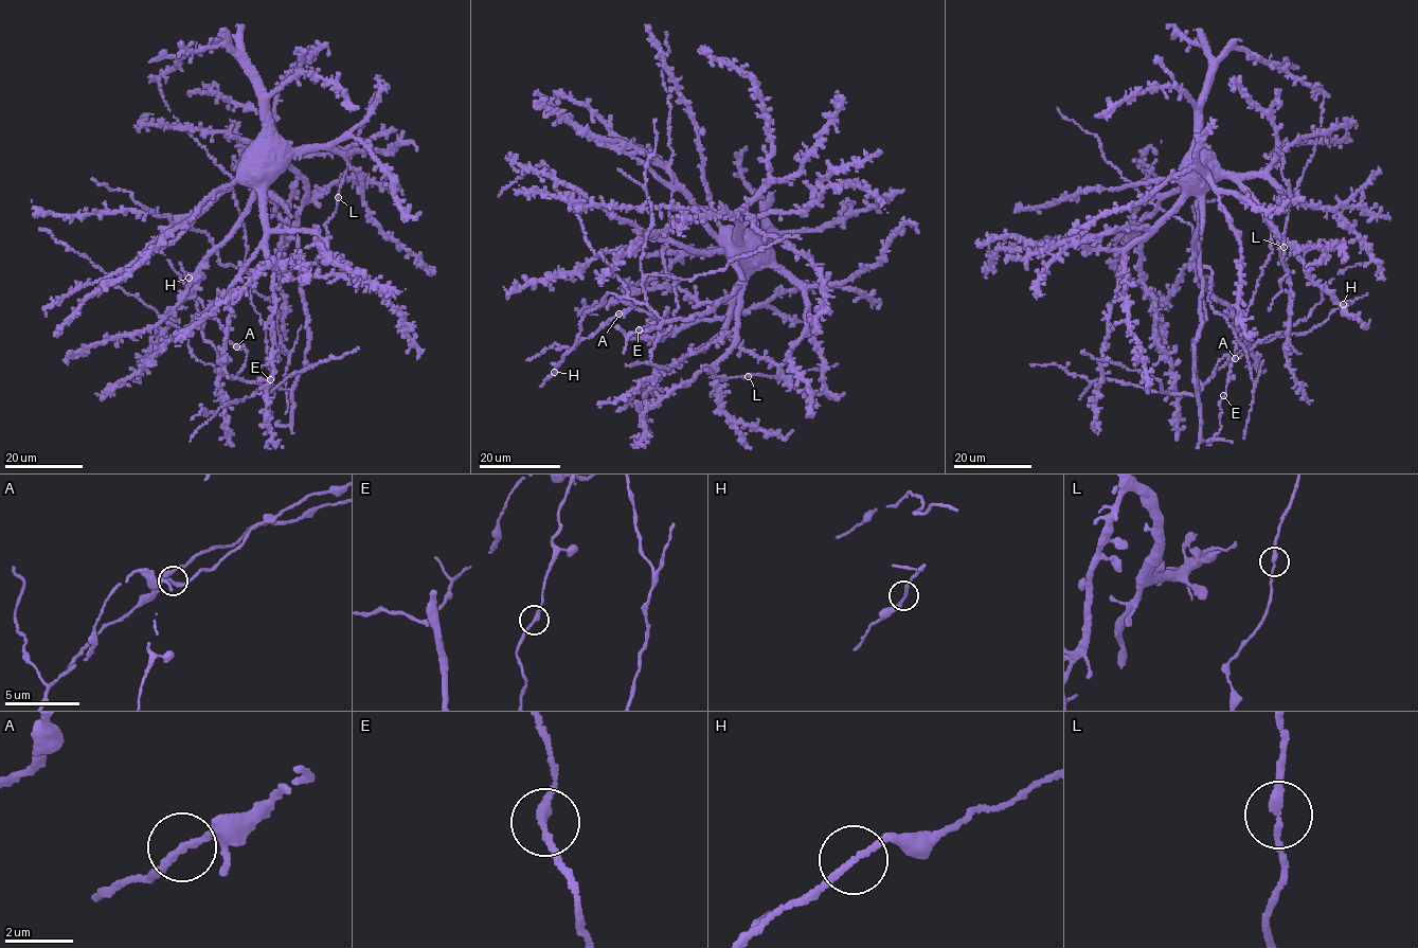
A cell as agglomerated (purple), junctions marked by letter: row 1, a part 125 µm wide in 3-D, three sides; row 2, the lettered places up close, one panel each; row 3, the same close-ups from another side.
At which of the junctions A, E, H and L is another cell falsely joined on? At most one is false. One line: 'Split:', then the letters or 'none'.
Split: none

